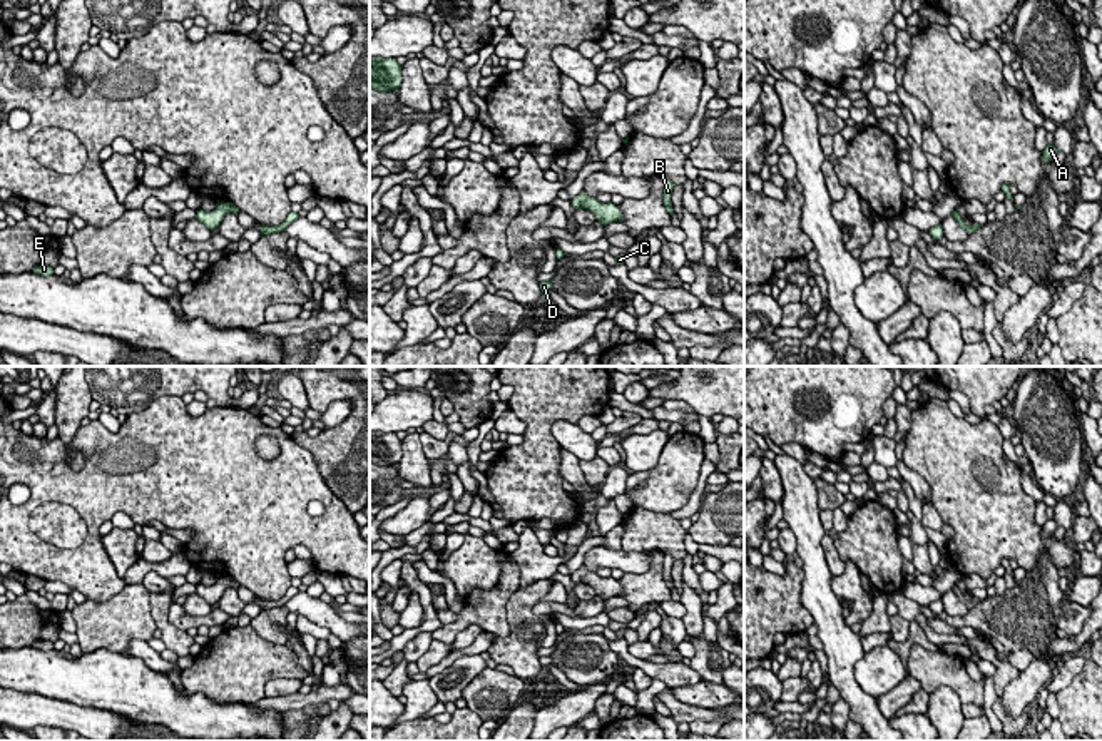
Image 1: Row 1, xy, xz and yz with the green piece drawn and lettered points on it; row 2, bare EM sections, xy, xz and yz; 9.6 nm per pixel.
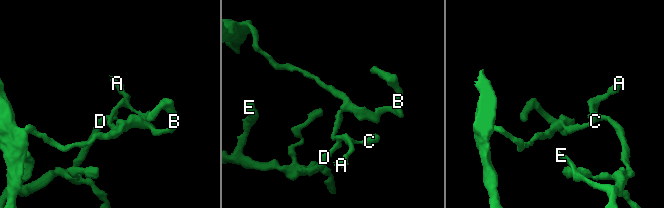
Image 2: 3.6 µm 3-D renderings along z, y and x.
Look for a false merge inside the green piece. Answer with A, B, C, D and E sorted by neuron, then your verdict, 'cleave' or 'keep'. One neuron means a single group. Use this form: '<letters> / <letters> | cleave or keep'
A C D E / B | cleave

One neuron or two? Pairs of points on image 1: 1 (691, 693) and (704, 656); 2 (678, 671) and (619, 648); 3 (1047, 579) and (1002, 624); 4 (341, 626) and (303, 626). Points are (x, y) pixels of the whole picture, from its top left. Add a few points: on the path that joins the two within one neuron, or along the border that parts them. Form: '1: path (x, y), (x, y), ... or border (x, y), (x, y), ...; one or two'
1: border (703, 679), (723, 684); two
2: path (663, 671), (634, 661); one
3: path (1035, 591), (1014, 613); one
4: border (300, 614), (325, 626), (333, 634); two

